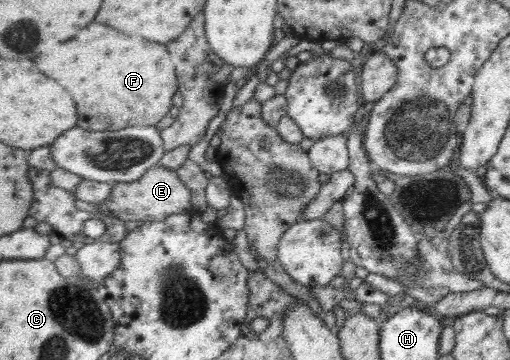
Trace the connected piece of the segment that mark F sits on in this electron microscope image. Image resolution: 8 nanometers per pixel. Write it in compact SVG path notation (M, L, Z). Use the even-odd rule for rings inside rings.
M90 24L50 54L38 56L38 68L58 80L78 106L78 126L96 132L130 126L154 126L169 116L174 94L179 92L174 63L166 46L140 36L126 36L104 24Z

